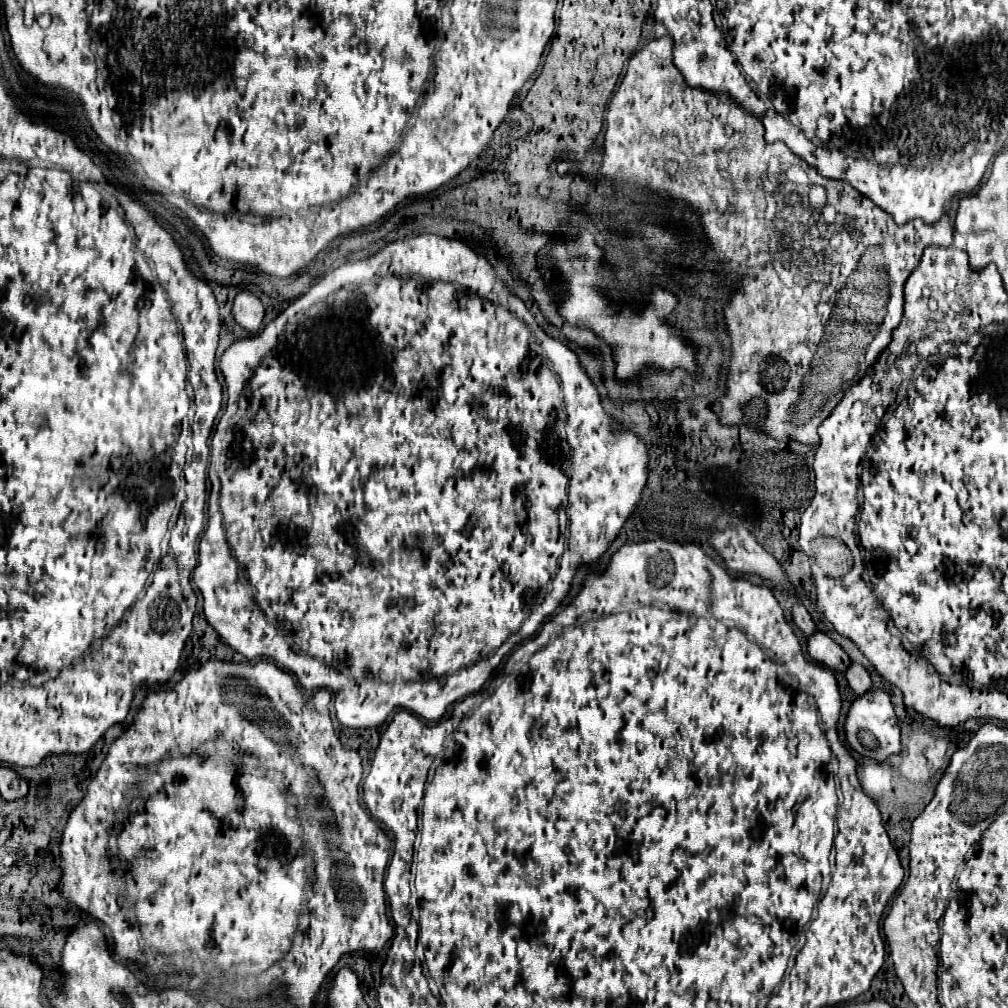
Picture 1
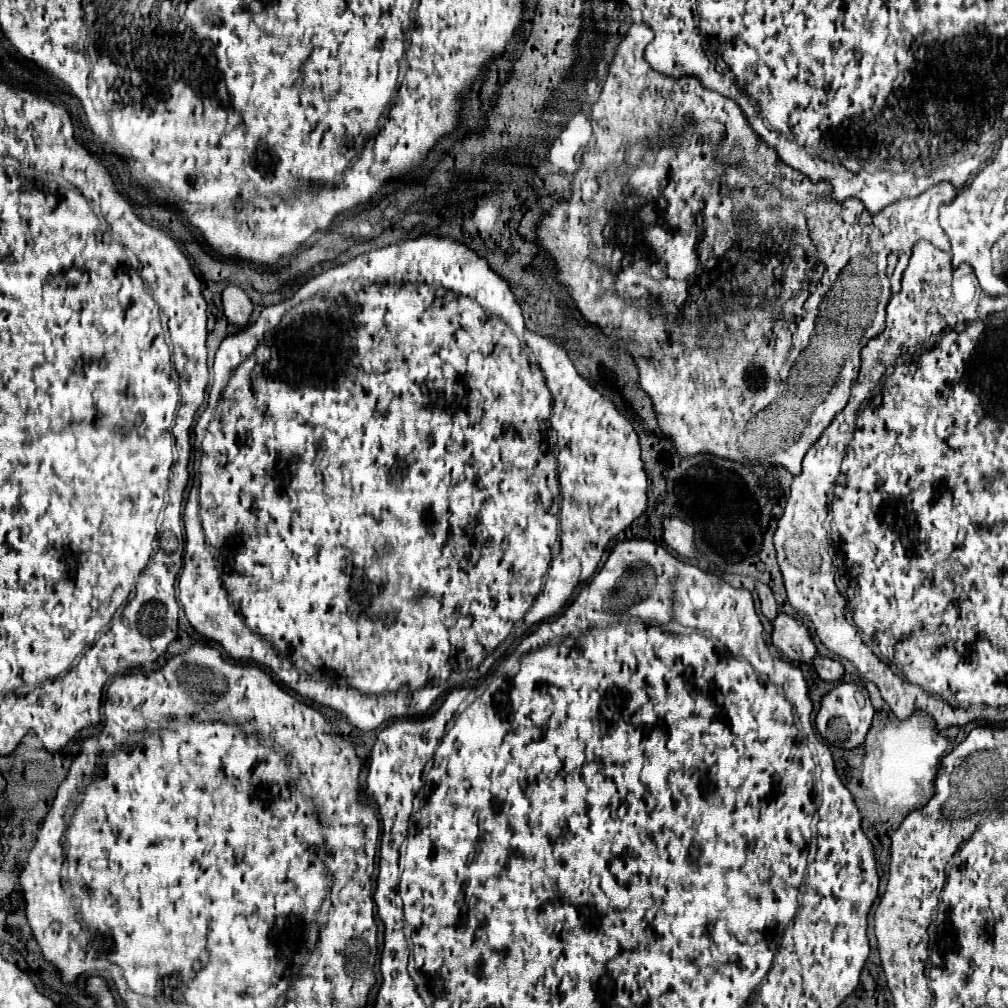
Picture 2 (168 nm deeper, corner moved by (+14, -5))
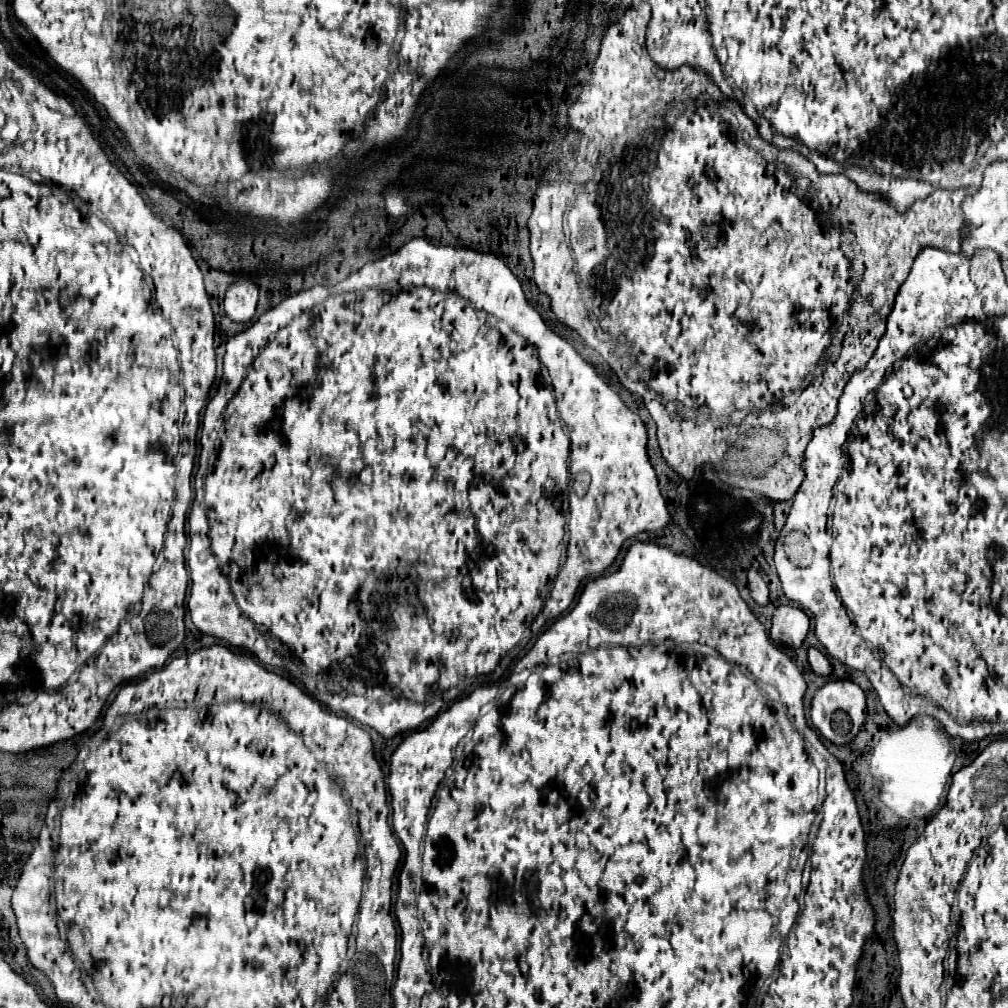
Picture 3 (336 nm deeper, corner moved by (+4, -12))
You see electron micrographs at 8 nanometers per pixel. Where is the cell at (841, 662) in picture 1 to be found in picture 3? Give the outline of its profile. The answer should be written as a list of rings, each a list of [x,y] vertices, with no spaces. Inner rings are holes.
[[[777,606],[773,614],[773,628],[771,628],[771,640],[777,646],[787,648],[801,648],[807,634],[809,634],[809,616],[801,608],[793,606]]]

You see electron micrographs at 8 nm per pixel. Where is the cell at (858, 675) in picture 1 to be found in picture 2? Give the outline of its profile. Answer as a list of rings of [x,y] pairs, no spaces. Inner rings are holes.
[[[815,655],[813,669],[817,671],[817,675],[823,681],[839,681],[843,677],[843,665],[839,661],[835,661],[835,659],[829,659],[829,657]]]

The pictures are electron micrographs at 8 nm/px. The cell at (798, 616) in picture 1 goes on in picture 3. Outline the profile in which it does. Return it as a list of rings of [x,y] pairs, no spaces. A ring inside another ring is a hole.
[[[749,568],[747,580],[749,580],[751,598],[753,598],[759,606],[767,606],[767,604],[771,602],[771,598],[769,598],[769,586],[767,586],[767,582],[761,578],[761,574],[759,574],[755,568]]]

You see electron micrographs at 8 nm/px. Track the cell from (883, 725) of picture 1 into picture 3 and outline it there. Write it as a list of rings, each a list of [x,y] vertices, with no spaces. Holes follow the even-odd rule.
[[[837,680],[827,682],[823,688],[817,690],[813,704],[811,704],[811,722],[821,736],[831,740],[833,744],[849,744],[861,732],[867,720],[867,702],[865,692],[851,680]],[[837,718],[837,720],[835,720]]]

